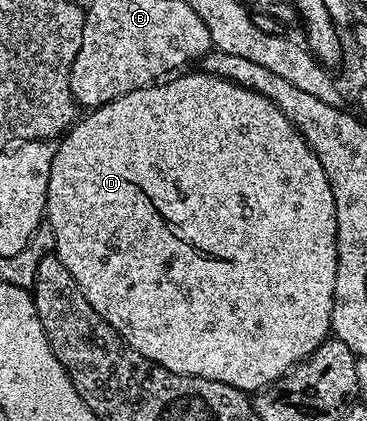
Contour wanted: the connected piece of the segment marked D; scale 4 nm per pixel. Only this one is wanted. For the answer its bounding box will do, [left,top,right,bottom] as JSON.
[46,73,338,392]

